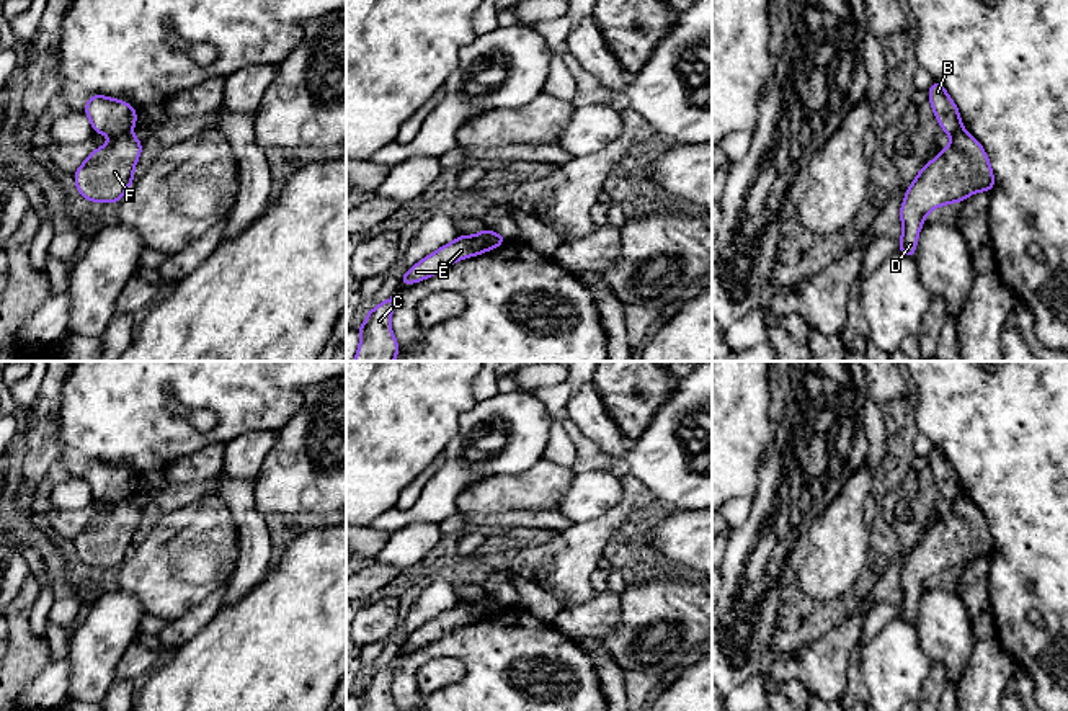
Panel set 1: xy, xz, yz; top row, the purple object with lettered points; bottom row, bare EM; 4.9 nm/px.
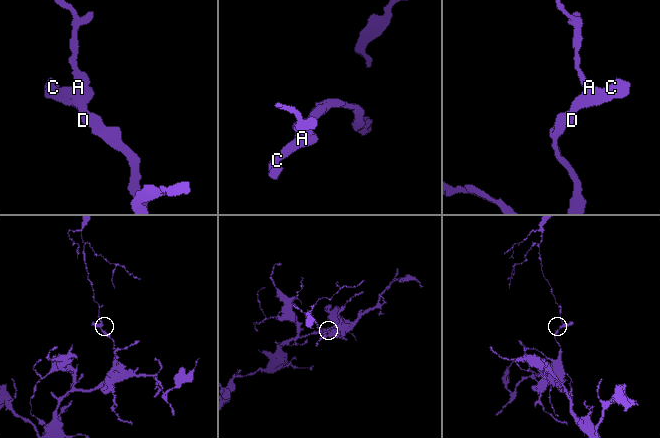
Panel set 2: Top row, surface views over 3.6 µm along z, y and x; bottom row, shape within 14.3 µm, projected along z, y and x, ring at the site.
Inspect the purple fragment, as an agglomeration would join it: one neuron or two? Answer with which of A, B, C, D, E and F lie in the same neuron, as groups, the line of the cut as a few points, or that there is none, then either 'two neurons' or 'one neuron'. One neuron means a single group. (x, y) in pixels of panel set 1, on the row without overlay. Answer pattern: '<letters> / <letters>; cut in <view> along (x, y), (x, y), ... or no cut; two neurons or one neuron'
A C D E F / B; cut in xy along (129, 496), (110, 500); two neurons

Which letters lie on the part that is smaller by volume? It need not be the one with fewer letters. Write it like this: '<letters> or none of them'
B

